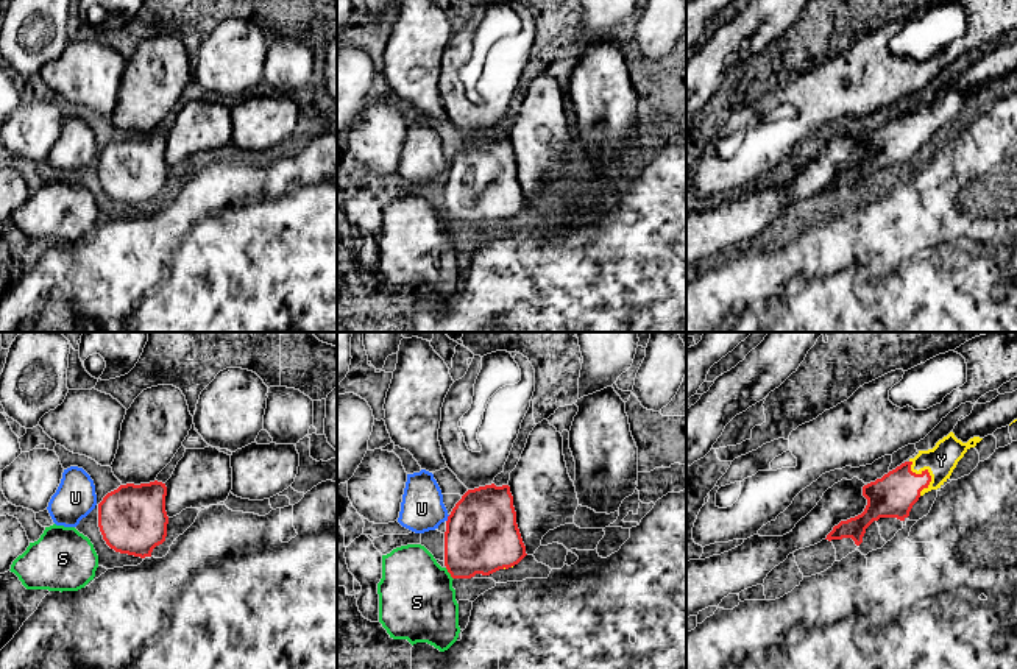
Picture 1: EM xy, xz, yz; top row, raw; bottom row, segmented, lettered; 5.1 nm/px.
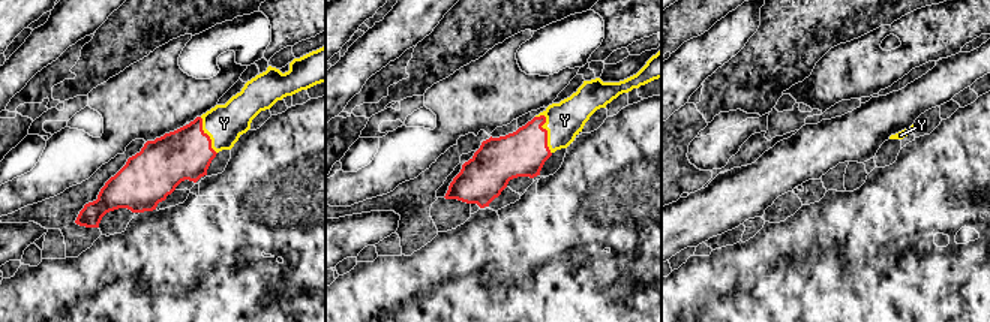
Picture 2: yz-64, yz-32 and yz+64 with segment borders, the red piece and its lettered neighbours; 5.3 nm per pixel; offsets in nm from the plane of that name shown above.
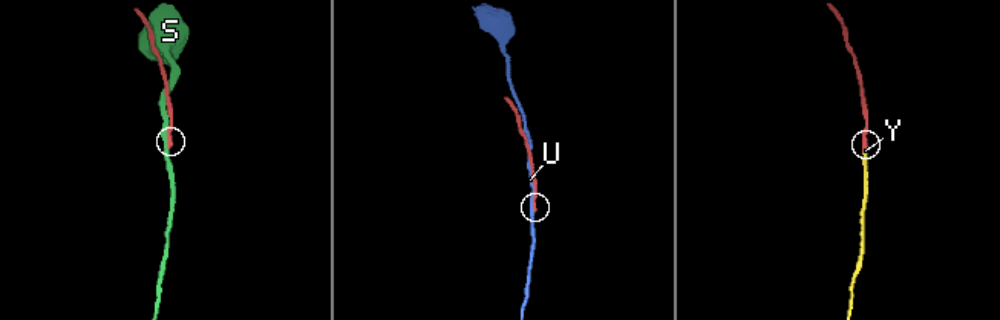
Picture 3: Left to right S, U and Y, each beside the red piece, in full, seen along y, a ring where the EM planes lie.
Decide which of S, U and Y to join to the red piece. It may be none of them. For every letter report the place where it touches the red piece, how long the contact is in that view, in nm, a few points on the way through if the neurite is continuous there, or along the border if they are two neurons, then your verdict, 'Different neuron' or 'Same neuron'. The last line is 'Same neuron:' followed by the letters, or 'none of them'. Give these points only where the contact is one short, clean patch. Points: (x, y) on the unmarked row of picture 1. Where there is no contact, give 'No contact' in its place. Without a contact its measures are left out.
S: Touches red at xz (450, 223). Shared border 80 nm. Boundary: xz (445, 219), (453, 230). Different neuron
U: Touches red at xz (448, 169). Shared border 40 nm. Different neuron
Y: Touches red at yz (927, 122). Shared border 190 nm. Same neuron
Same neuron: Y

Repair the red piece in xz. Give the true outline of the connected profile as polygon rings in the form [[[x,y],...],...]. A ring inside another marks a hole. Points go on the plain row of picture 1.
[[[510,137],[468,140],[446,172],[445,217],[451,228],[490,226],[526,206]]]

